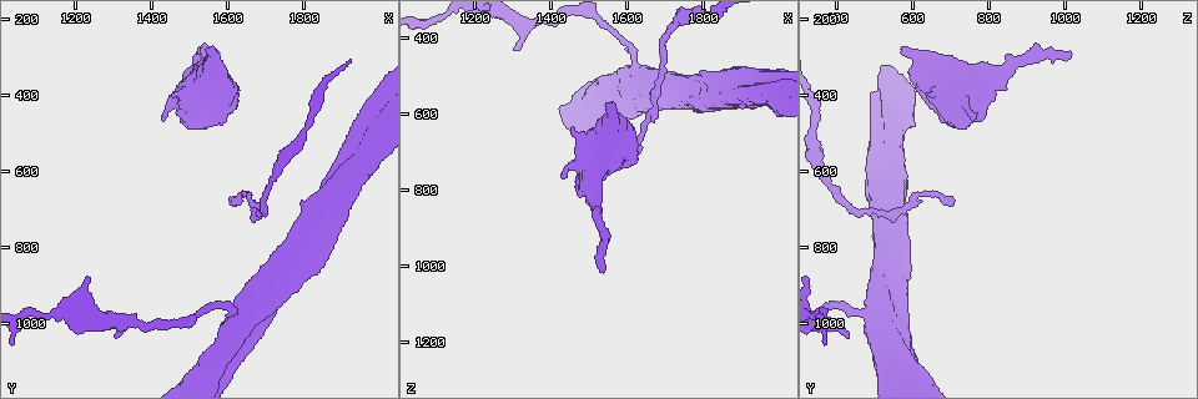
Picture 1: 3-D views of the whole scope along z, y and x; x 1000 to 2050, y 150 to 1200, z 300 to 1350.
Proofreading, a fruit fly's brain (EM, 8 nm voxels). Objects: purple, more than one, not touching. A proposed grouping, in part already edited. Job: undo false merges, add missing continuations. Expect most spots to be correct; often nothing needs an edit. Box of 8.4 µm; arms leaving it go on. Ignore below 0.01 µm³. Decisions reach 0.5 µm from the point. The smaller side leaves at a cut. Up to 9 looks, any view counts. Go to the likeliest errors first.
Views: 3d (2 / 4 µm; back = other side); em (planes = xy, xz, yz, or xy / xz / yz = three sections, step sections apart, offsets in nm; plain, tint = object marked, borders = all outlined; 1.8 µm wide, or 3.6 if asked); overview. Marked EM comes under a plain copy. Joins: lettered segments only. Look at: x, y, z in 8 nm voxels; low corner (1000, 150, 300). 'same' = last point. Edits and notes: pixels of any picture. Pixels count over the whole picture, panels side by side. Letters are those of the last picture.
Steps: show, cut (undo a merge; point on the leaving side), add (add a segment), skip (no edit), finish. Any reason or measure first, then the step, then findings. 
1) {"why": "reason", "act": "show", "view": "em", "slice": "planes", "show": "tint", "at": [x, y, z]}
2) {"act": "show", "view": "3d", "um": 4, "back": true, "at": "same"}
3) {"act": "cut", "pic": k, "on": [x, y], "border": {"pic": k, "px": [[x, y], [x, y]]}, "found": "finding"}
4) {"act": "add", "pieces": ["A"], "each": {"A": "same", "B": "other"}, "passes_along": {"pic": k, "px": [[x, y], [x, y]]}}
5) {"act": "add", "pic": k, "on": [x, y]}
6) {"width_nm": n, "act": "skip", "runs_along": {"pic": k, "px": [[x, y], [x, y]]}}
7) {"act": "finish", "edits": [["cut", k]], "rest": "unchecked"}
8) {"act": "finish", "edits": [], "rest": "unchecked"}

{"why": "an open end", "act": "show", "view": "3d", "um": 2, "at": [1545, 285, 1015]}

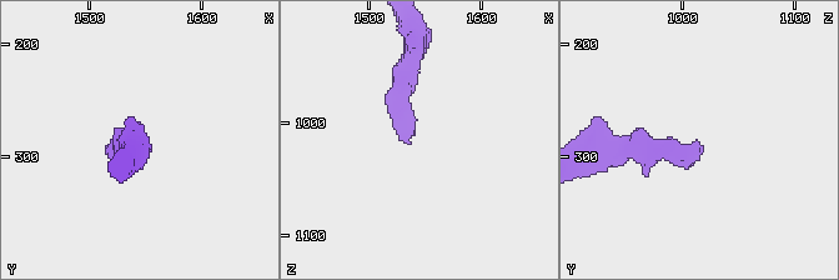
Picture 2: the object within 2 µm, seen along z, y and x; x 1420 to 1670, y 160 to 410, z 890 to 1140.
{"act": "show", "view": "em", "slice": "xz", "step": 16, "show": "borders", "at": [1538, 292, 1016]}

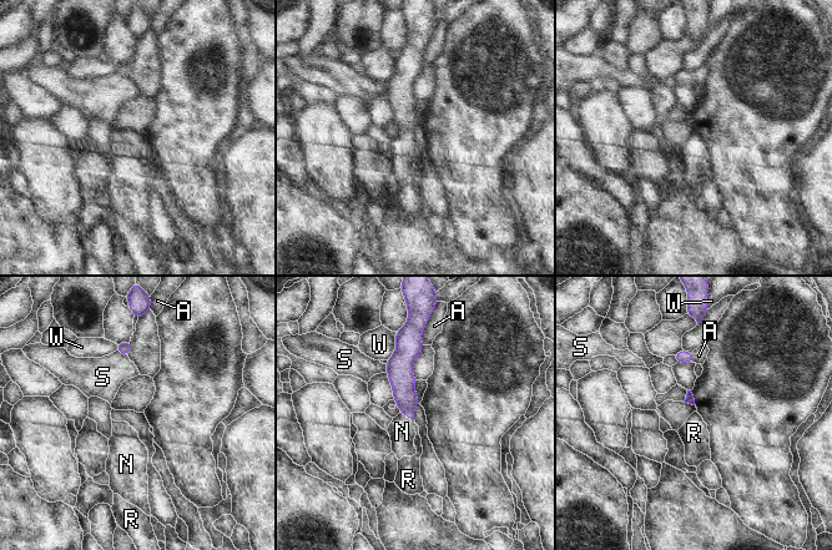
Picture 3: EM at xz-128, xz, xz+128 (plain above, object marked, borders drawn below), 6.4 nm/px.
{"why": "another direction", "act": "show", "view": "em", "slice": "planes", "show": "borders", "at": "same"}

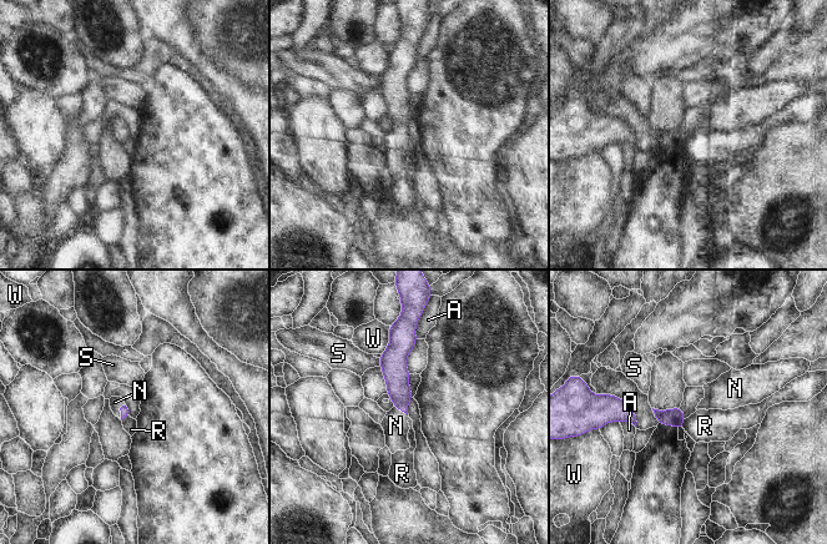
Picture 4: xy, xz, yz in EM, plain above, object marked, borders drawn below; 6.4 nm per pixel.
{"act": "add", "pieces": ["N"], "each": {"A": "other", "N": "same", "R": "other", "S": "other", "W": "other"}, "passes_along": {"pic": 4, "px": [[396, 374], [401, 409], [396, 426]]}, "found": "the cell continues"}

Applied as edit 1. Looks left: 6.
{"why": "calibre changes", "act": "show", "view": "3d", "um": 4, "at": [1515, 355, 765]}

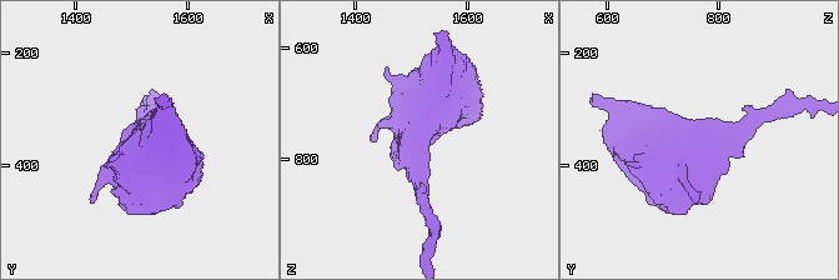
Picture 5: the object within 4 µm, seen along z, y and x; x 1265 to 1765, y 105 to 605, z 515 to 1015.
{"why": "need the tissue", "act": "show", "view": "em", "slice": "planes", "show": "tint", "at": [1515, 355, 760]}

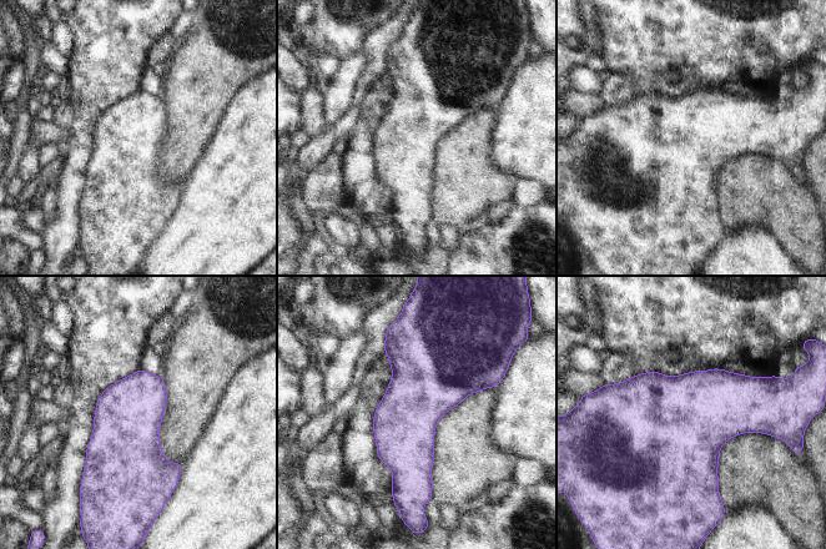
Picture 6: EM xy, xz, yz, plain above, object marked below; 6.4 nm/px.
{"why": "what lies round it", "act": "show", "view": "em", "slice": "planes", "show": "borders", "at": "same"}

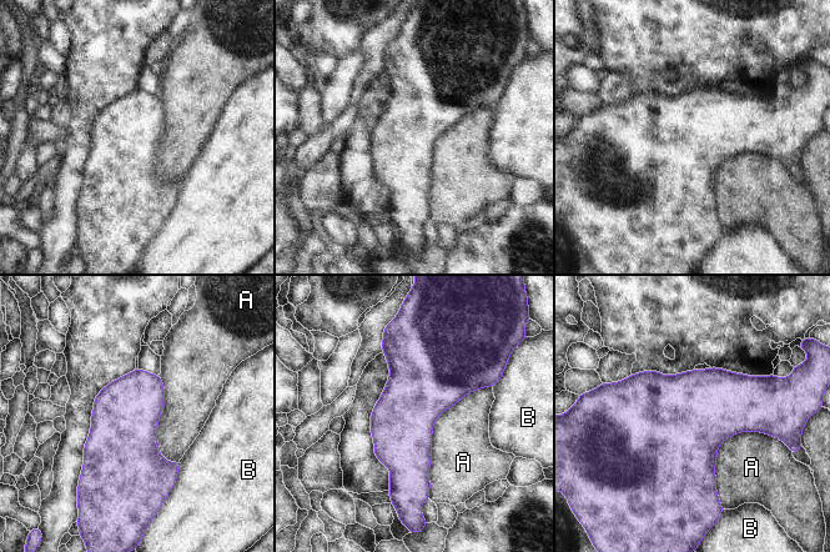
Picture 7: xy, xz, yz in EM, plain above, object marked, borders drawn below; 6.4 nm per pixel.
{"width_nm": 420, "act": "skip", "each": {"A": "other", "B": "other"}, "border": {"pic": 7, "px": [[492, 386], [437, 418], [428, 498]]}, "found": "continuous, no second cell"}

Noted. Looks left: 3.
{"why": "thin end", "act": "show", "view": "em", "slice": "xy", "step": 4, "show": "tint", "at": [1605, 670, 705]}

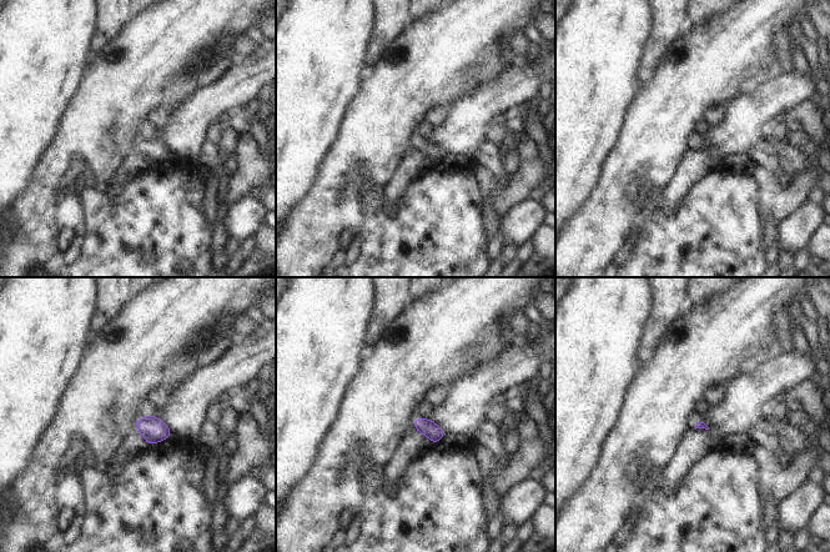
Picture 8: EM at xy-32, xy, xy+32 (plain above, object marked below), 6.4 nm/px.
{"act": "show", "view": "em", "slice": "xy", "step": 4, "show": "borders", "at": "same"}

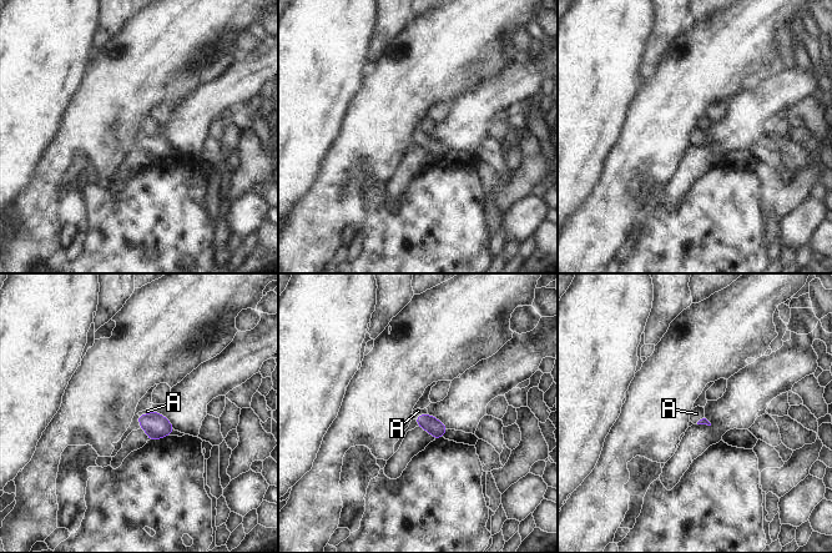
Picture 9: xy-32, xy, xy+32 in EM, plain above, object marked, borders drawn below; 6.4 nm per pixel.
{"longest_contact_nm": ["A", 90], "act": "add", "pieces": ["A"], "each": {"A": "same"}, "found": "it goes on there"}

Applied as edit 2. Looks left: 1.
{"act": "finish", "edits": [["add", 4], ["add", 9]], "rest": "unchecked"}

